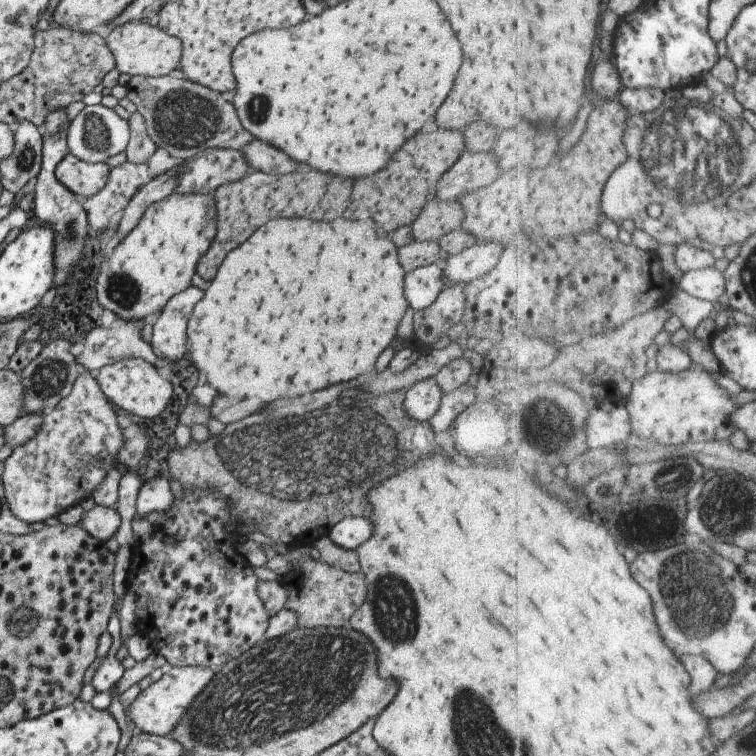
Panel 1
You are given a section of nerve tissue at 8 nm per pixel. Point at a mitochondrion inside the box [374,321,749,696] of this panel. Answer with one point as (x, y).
(708, 588)

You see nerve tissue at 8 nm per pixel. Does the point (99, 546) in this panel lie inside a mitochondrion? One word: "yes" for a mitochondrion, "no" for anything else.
no

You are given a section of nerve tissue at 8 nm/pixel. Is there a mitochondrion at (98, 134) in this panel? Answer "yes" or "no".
yes

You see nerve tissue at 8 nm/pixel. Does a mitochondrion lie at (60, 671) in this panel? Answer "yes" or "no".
no

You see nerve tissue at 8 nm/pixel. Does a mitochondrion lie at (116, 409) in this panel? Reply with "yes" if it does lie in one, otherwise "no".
no

